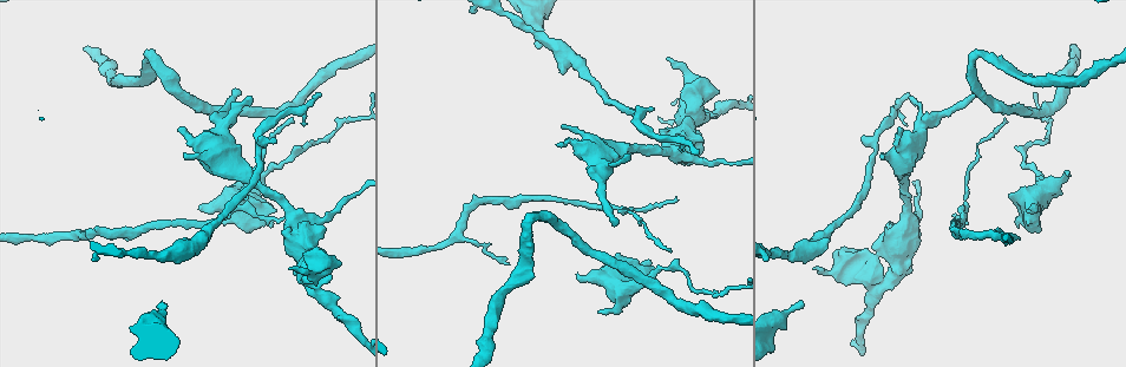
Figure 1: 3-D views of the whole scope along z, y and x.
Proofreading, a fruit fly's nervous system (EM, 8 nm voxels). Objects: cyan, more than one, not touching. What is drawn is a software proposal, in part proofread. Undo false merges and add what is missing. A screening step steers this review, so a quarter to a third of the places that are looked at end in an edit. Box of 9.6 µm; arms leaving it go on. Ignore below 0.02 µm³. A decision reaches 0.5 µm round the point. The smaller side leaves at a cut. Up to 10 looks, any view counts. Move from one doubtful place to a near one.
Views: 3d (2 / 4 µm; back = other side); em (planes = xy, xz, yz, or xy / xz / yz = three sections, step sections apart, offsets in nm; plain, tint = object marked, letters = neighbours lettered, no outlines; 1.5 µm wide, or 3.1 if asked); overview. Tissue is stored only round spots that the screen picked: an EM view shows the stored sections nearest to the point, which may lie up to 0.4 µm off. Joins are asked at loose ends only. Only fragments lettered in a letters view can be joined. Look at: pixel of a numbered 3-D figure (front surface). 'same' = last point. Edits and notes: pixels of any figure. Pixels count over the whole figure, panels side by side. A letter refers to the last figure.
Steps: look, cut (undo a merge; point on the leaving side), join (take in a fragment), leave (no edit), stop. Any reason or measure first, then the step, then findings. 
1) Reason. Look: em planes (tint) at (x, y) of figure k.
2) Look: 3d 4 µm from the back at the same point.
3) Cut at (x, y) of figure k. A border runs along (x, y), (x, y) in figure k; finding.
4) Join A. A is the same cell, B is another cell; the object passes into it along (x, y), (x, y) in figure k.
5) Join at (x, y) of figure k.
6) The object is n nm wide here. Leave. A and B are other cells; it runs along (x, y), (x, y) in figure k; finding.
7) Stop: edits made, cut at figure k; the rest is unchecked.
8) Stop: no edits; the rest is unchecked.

Thin neck. Look: 3d 4 µm at (526, 229) of figure 1.

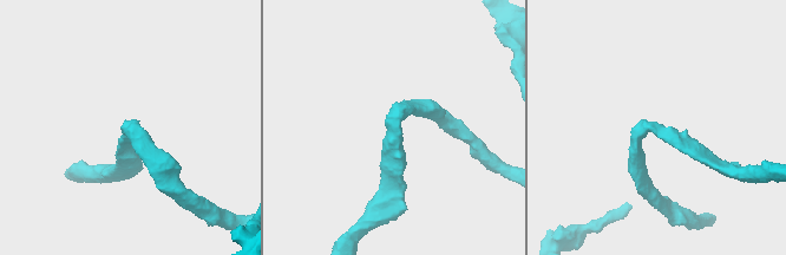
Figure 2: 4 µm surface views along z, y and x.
The arms are 200, 260 nm wide. Look: em planes (plain) at (131, 127) of figure 2.

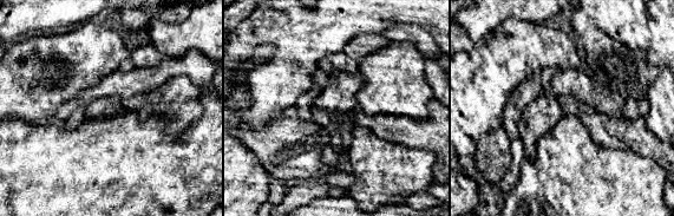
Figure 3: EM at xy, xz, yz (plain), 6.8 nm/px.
Look: em planes (letters) at the same point.

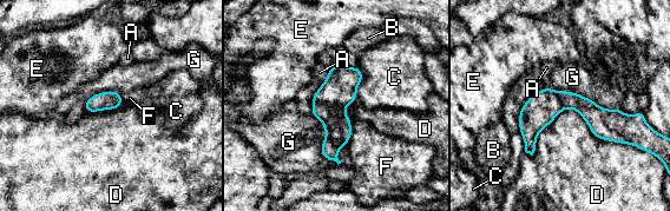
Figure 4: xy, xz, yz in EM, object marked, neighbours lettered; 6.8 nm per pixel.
Leave. A, B, C, D, E, F and G are other cells; a border runs along (635, 146), (564, 109), (532, 155) in figure 4; continuous, no second neuron.

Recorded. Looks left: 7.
Thin end. Look: em planes (letters) at (1067, 174) of figure 1.

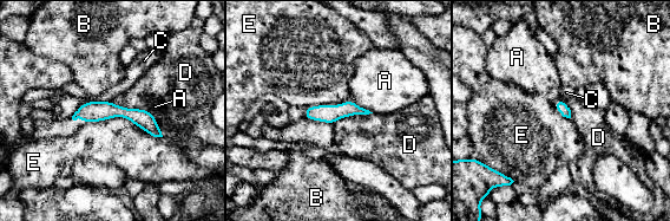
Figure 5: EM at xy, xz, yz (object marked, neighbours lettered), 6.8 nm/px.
The longest contact is with E, 550 nm. Leave. A, B, C, D and E are other cells; a border runs along (85, 123), (125, 117), (162, 137) in figure 5; no lettered fragment goes on from it.

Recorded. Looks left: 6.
Free end. Look: em xy step 4 (tint) at (289, 267) of figure 1.

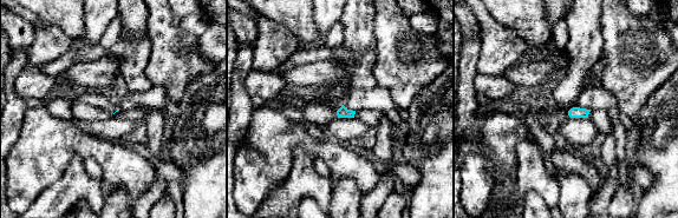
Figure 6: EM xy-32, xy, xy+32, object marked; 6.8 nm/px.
Look: em xy step 4 (letters) at the same point.

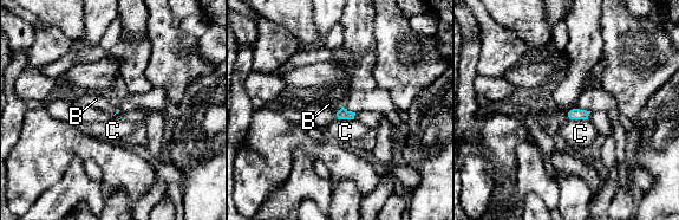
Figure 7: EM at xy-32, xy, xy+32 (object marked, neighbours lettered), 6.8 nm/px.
Leave. B and C are other cells; a border runs along (341, 107), (337, 112) in figure 7; no lettered fragment goes on from it.

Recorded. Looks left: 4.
Sudden change in width. Look: 3d 4 µm at (869, 295) of figure 1.

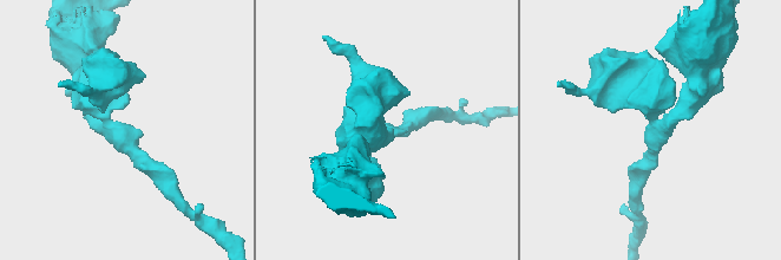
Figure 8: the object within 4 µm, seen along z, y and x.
The arms are 220, 380 nm wide. Look: em xy step 8 (tint) at (123, 135) of figure 8.

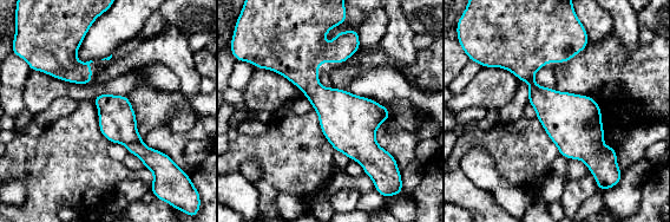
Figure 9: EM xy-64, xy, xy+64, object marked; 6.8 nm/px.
What lies round it. Look: em xy step 8 (letters) at the same point.

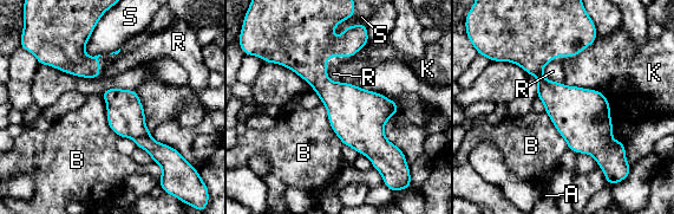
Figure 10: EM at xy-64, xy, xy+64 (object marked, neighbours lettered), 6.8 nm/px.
The object is 260 nm wide here. Leave. A, B, K, R and S are other cells; it runs along (106, 92), (165, 160), (165, 172) in figure 10; continuous, no second neuron.

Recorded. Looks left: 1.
Stop: no edits; the rest is unchecked.

